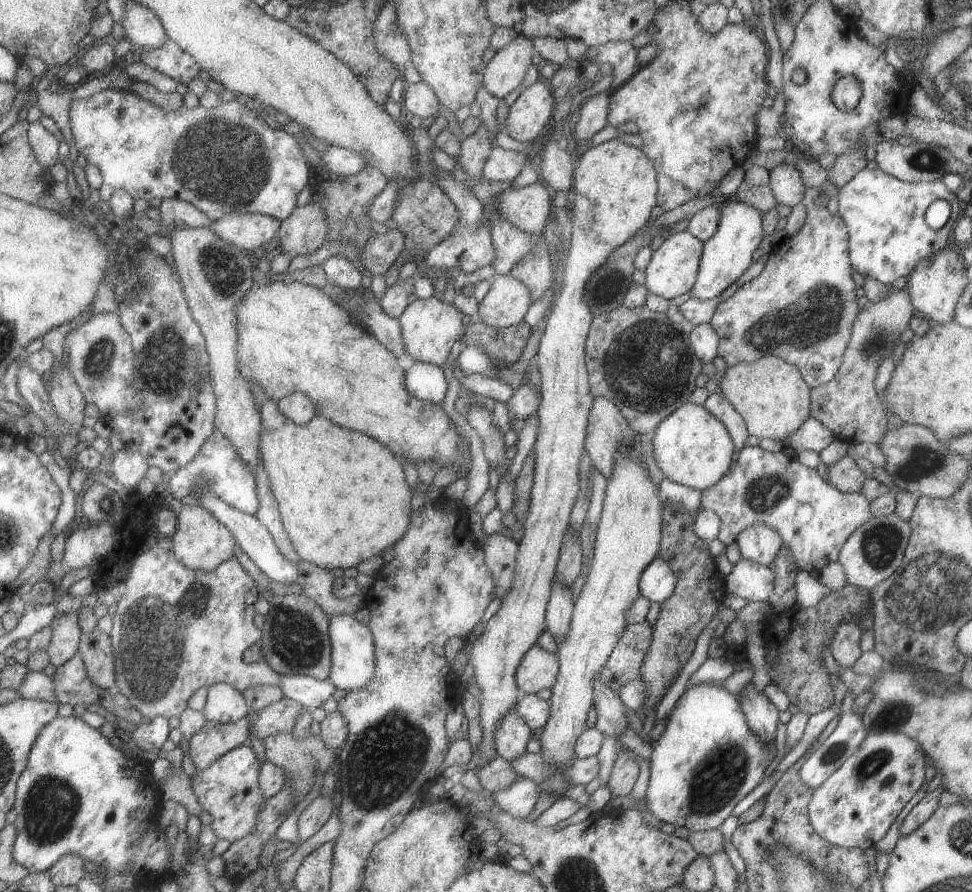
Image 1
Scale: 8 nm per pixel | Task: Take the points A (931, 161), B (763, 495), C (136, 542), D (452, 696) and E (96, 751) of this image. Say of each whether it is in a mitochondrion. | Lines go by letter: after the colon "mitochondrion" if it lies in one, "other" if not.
A: mitochondrion
B: mitochondrion
C: other
D: other
E: other

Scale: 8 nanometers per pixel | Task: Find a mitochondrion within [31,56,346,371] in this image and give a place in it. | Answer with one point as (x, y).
(218, 160)

